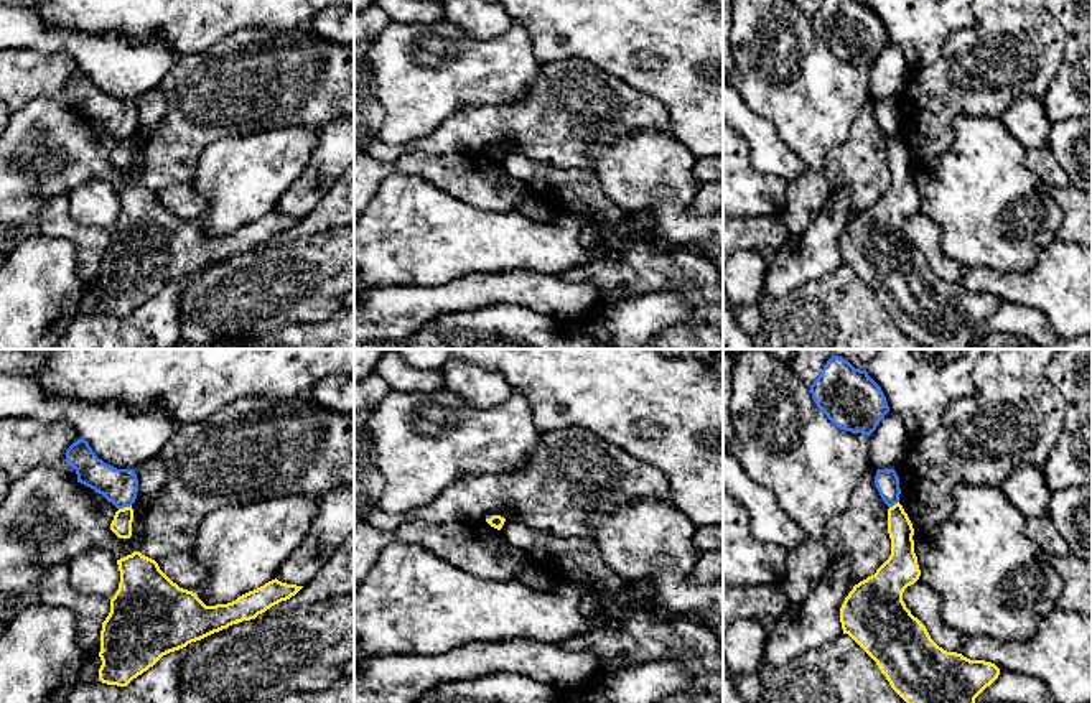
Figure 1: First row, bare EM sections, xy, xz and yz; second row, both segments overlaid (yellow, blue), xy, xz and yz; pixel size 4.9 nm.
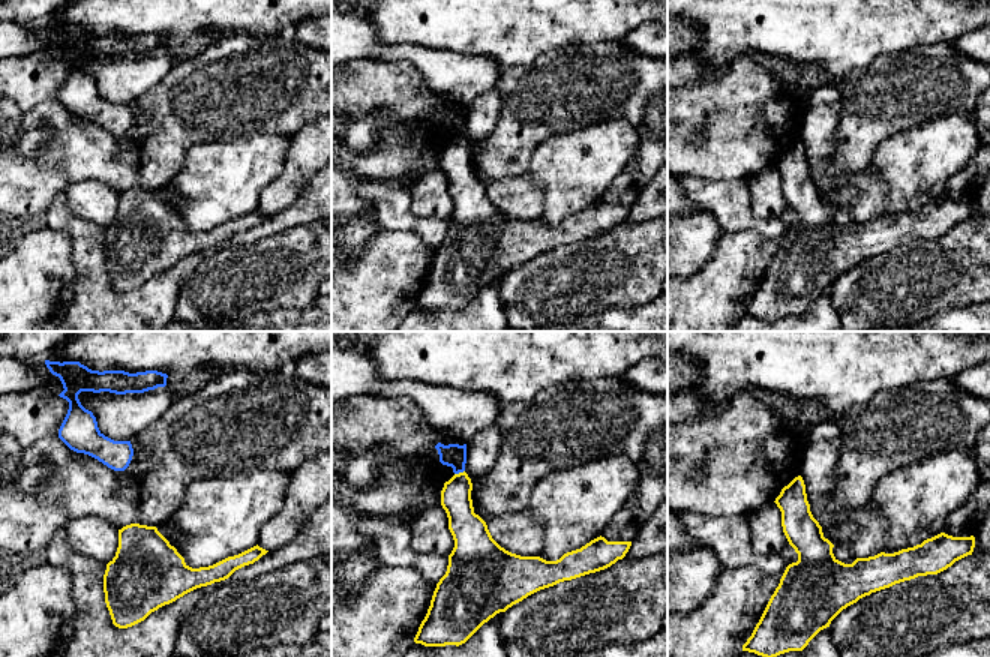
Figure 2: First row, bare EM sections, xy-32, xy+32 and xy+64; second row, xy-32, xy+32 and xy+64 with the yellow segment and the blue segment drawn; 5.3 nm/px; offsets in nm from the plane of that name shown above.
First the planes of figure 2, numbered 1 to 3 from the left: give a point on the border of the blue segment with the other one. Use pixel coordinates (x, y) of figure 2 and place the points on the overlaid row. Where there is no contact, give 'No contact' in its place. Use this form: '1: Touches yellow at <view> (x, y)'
1: No contact
2: Touches yellow at xy+32 (459, 473)
3: No contact

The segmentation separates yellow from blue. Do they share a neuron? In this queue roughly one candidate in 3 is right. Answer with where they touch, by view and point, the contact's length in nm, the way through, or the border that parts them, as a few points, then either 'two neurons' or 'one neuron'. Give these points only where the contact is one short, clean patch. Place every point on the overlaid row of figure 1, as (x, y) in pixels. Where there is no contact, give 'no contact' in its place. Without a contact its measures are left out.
xy (124, 507) | 70 nm | along xy (130, 504), (119, 509) | two neurons

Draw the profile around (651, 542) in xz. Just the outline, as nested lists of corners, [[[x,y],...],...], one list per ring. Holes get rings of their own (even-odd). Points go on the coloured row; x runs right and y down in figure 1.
[[[656,497],[590,515],[593,540],[626,584],[647,583],[656,603],[715,631],[723,647],[723,584],[695,584],[697,527]]]

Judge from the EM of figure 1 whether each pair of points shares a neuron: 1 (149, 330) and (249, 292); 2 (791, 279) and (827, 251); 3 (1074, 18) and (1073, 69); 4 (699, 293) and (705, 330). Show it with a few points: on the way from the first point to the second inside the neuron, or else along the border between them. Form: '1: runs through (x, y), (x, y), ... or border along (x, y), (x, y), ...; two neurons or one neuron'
1: border along (193, 282), (180, 298), (178, 331); two neurons
2: runs through (799, 270), (819, 252); one neuron
3: runs through (1074, 32), (1071, 35), (1073, 56); one neuron
4: runs through (705, 302), (705, 321); one neuron

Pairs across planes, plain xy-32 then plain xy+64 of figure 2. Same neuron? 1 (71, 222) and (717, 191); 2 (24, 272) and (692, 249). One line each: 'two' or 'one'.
1: one
2: two

